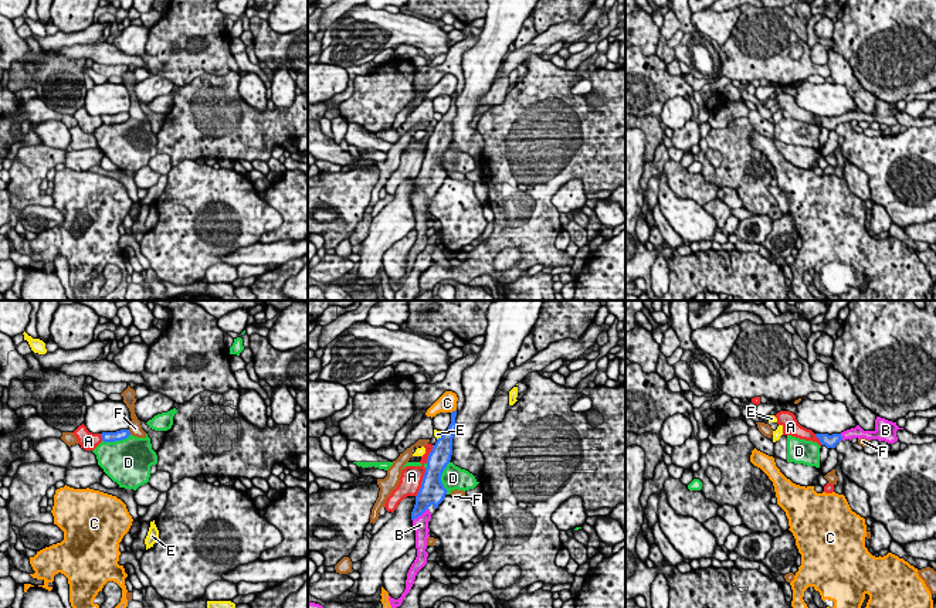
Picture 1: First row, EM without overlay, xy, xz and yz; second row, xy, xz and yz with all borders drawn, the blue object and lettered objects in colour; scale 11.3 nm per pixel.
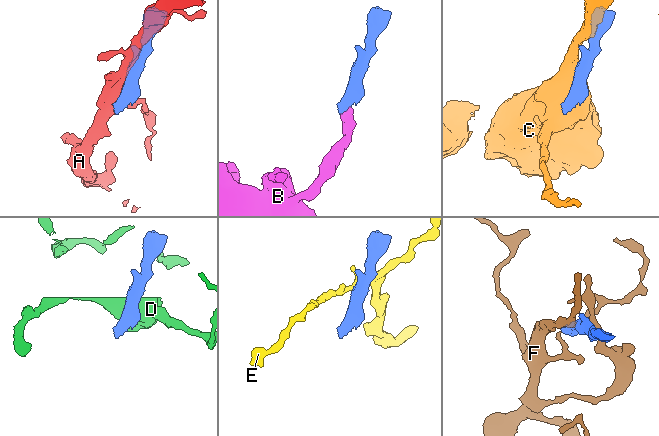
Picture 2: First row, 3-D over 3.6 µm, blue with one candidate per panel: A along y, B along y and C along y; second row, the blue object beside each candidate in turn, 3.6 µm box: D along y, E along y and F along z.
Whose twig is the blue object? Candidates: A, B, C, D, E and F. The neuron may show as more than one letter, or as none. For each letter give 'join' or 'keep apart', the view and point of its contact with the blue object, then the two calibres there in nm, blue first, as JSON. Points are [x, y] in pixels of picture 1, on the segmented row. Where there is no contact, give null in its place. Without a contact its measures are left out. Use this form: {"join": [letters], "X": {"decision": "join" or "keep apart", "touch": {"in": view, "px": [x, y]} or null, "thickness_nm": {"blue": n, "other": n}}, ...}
{"join": ["B"], "A": {"decision": "keep apart", "touch": {"in": "xz", "px": [421, 482]}, "thickness_nm": {"blue": 280, "other": 260}}, "B": {"decision": "join", "touch": {"in": "xz", "px": [420, 515]}, "thickness_nm": {"blue": 240, "other": 160}}, "C": {"decision": "keep apart", "touch": {"in": "xz", "px": [453, 411]}, "thickness_nm": {"blue": 120, "other": 220}}, "D": {"decision": "keep apart", "touch": {"in": "xz", "px": [440, 478]}, "thickness_nm": {"blue": 280, "other": 260}}, "E": {"decision": "keep apart", "touch": {"in": "xz", "px": [441, 437]}, "thickness_nm": {"blue": 240, "other": 90}}, "F": {"decision": "keep apart", "touch": {"in": "xy", "px": [129, 432]}, "thickness_nm": {"blue": 130, "other": 140}}}

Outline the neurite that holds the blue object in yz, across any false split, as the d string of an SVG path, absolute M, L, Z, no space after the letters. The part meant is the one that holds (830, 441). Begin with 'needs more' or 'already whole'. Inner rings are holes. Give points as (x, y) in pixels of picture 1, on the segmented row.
needs more; M876 417L875 420L875 429L874 431L864 431L859 425L855 428L847 429L841 434L815 434L820 439L821 445L827 448L835 448L840 441L852 439L852 438L865 438L865 439L878 439L885 441L888 444L893 444L898 441L896 431L903 429L896 425L896 422L888 421L885 418Z

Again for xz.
needs more; M457 410L451 412L451 424L448 429L444 431L442 435L437 439L433 451L428 455L425 473L421 482L421 488L416 496L414 509L411 512L411 520L416 530L417 557L407 573L406 590L401 597L394 599L389 595L391 608L401 605L403 599L414 584L417 573L427 564L428 553L425 548L427 539L430 537L428 522L431 519L428 507L433 505L434 509L437 509L447 495L447 489L441 482L441 475L450 463L452 455L452 438L457 434L455 417Z

